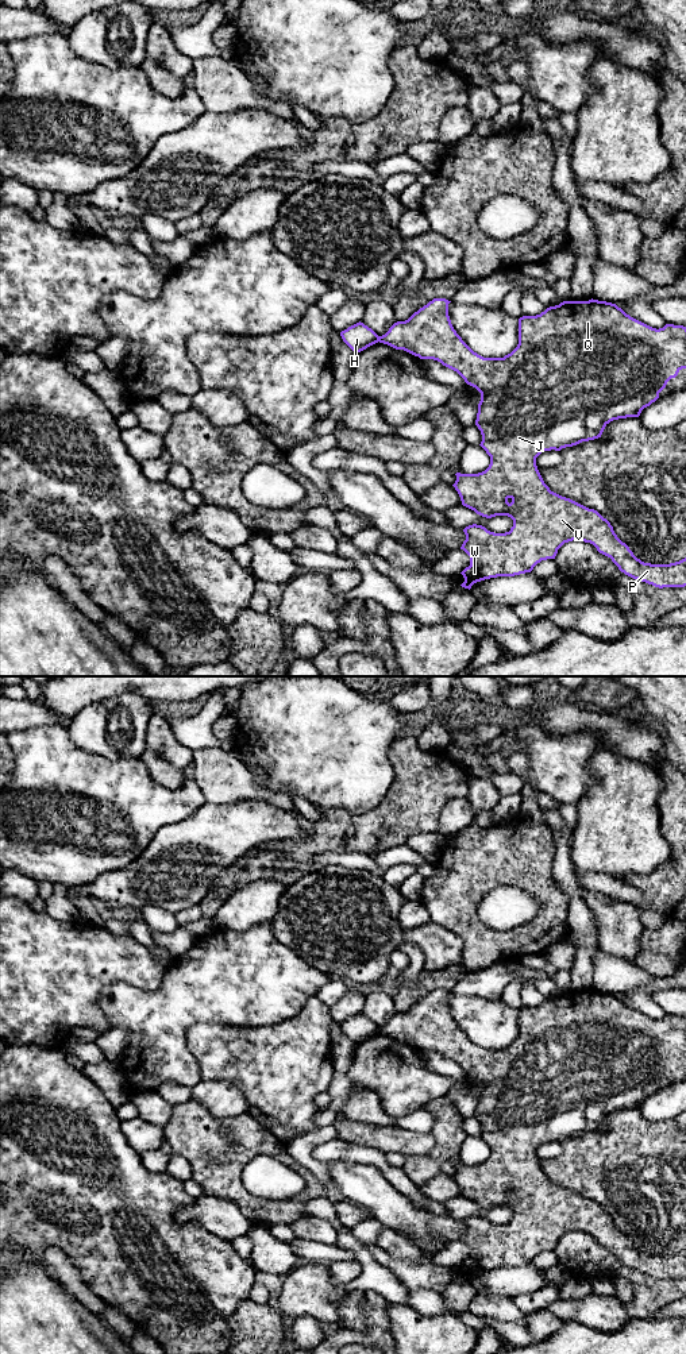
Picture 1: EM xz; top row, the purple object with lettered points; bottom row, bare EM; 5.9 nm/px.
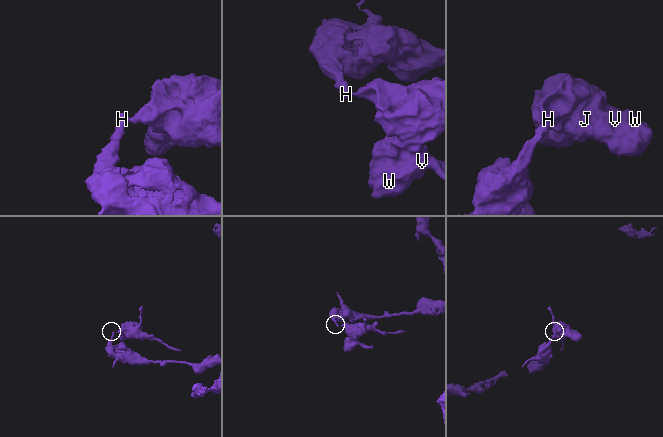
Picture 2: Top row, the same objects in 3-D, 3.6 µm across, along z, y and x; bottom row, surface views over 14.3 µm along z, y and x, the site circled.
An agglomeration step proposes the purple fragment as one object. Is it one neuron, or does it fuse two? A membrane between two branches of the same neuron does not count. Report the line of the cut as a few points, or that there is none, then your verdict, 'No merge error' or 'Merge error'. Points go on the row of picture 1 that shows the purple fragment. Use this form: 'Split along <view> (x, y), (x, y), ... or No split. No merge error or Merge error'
Split along xz (380, 336), (377, 340). Merge error

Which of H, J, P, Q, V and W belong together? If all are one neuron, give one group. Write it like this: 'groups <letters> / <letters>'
groups H / J P Q V W

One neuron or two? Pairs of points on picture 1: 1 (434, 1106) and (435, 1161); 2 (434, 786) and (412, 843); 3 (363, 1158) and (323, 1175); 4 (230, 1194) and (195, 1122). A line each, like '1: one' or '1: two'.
1: one
2: two
3: two
4: one

